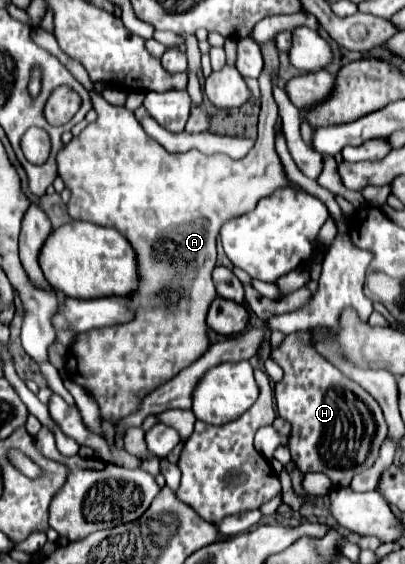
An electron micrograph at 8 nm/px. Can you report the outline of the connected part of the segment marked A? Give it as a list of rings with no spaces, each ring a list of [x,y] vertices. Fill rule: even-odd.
[[[43,28],[33,30],[33,40],[41,48],[55,54],[61,64],[67,66],[67,70],[87,88],[91,94],[93,108],[97,110],[99,118],[97,122],[89,124],[81,136],[73,138],[67,146],[63,146],[57,154],[57,166],[59,176],[63,178],[65,186],[71,190],[71,200],[67,204],[69,214],[75,220],[89,220],[93,224],[101,226],[113,226],[123,236],[129,238],[137,252],[139,262],[139,276],[141,284],[137,292],[131,294],[131,300],[135,300],[135,320],[129,324],[117,324],[109,328],[97,328],[89,330],[77,336],[77,342],[73,344],[69,358],[67,358],[67,374],[73,382],[83,386],[87,392],[91,392],[101,408],[103,420],[119,420],[129,416],[141,402],[145,394],[179,374],[179,370],[193,364],[197,358],[201,358],[209,346],[207,338],[206,317],[209,304],[217,296],[211,272],[215,268],[215,238],[219,234],[219,228],[227,218],[239,216],[249,212],[261,198],[271,196],[277,190],[293,188],[293,182],[287,178],[285,168],[275,152],[275,132],[273,124],[277,122],[277,104],[273,100],[273,76],[279,70],[279,50],[273,40],[267,40],[261,44],[265,70],[259,76],[259,88],[261,88],[261,114],[259,114],[259,126],[261,134],[257,138],[255,148],[243,158],[243,160],[231,160],[229,156],[215,154],[205,156],[197,150],[189,150],[183,154],[169,154],[159,146],[153,138],[149,138],[135,118],[133,112],[129,112],[123,106],[111,106],[101,94],[95,92],[93,82],[89,80],[85,68],[67,58],[61,48],[55,42],[55,36],[45,32]]]

